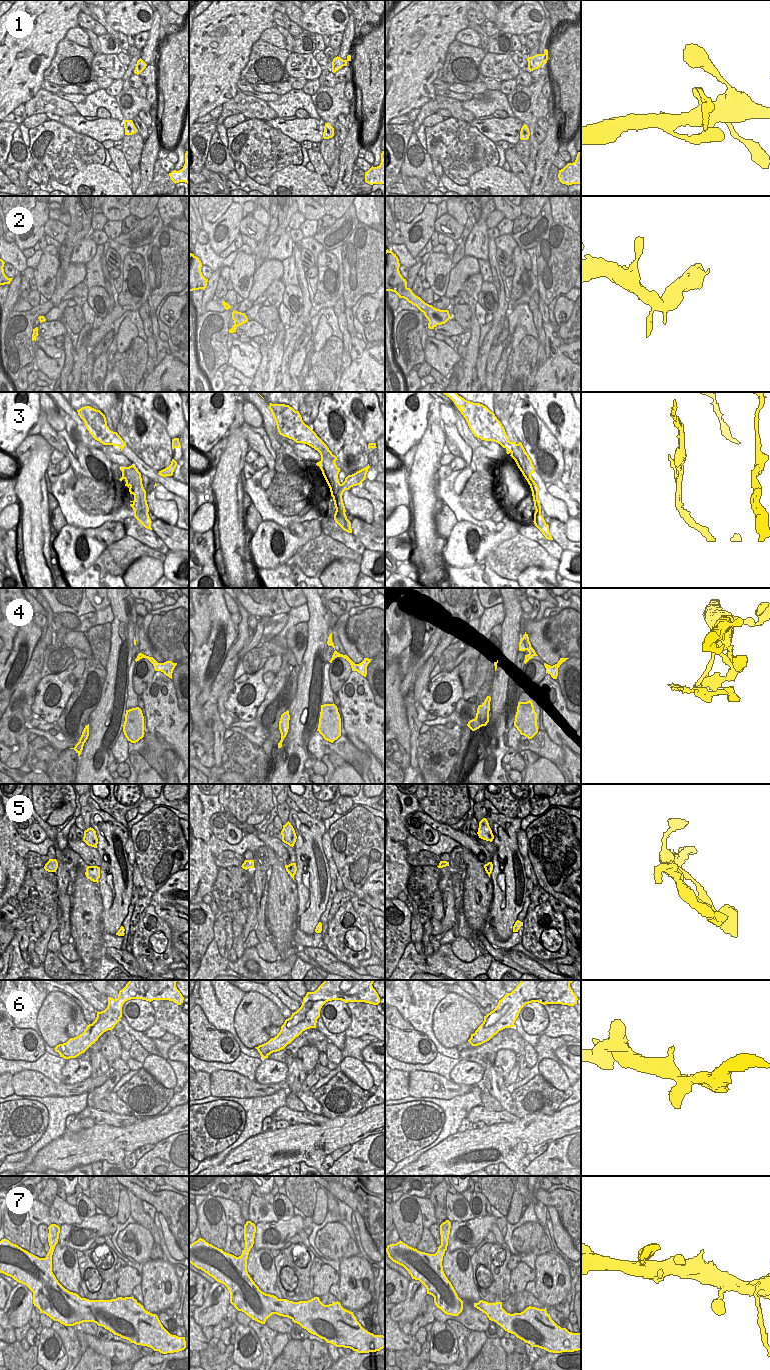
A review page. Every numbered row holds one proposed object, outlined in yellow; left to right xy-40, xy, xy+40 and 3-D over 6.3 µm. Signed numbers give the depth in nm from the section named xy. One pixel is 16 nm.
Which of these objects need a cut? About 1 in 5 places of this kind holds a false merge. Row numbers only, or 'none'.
3

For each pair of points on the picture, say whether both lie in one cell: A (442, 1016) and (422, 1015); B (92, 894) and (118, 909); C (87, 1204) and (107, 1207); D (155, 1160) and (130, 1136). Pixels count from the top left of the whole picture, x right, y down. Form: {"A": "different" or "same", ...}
{"A": "different", "B": "different", "C": "different", "D": "different"}

